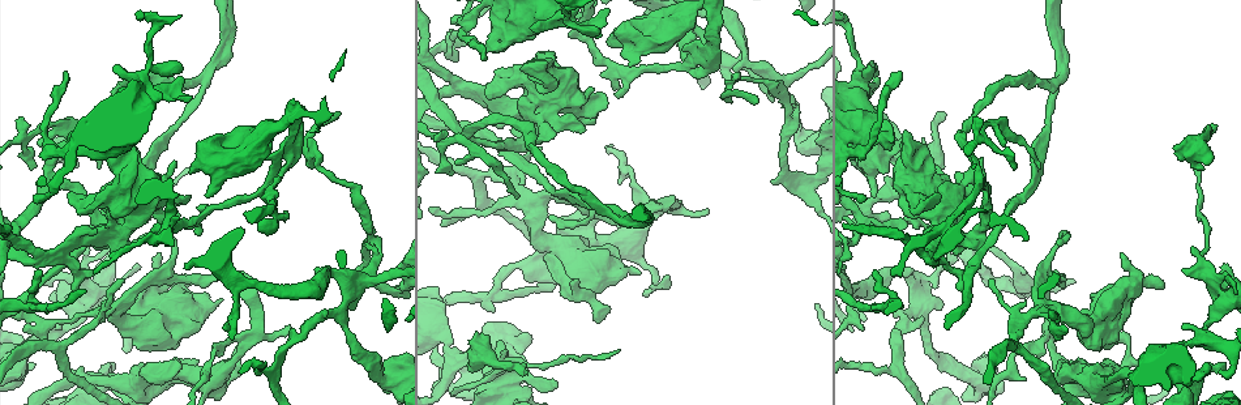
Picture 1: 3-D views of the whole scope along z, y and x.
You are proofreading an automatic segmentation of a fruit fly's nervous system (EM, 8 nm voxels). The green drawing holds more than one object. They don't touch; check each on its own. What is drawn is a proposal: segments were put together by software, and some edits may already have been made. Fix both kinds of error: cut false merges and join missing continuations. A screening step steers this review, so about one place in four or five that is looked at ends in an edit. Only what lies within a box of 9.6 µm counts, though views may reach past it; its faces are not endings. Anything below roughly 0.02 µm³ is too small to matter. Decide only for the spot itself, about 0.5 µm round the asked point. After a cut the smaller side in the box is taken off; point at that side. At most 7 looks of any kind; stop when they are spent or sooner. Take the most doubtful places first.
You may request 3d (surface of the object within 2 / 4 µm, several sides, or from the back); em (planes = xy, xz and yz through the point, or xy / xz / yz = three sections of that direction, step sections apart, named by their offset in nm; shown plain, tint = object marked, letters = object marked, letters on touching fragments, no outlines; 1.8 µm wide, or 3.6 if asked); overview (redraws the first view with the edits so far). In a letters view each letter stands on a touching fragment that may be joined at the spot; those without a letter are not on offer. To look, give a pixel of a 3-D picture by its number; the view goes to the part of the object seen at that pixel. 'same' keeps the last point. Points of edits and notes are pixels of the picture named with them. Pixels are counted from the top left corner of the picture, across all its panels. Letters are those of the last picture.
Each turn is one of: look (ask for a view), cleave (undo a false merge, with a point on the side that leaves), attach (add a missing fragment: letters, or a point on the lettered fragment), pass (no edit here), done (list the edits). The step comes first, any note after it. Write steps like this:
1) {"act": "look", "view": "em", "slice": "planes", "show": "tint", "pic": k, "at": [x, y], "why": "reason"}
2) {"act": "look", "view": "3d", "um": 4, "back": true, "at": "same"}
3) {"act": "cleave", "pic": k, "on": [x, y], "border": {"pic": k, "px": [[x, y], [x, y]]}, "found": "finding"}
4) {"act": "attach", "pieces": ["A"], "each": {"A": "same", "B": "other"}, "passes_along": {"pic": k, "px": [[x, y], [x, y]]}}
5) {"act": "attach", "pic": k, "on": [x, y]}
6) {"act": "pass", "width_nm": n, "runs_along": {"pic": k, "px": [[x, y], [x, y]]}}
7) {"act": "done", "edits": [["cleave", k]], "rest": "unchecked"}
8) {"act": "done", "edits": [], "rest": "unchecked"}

{"act": "look", "view": "em", "slice": "xy", "step": 16, "show": "tint", "pic": 1, "at": [436, 71], "why": "four arms meet"}

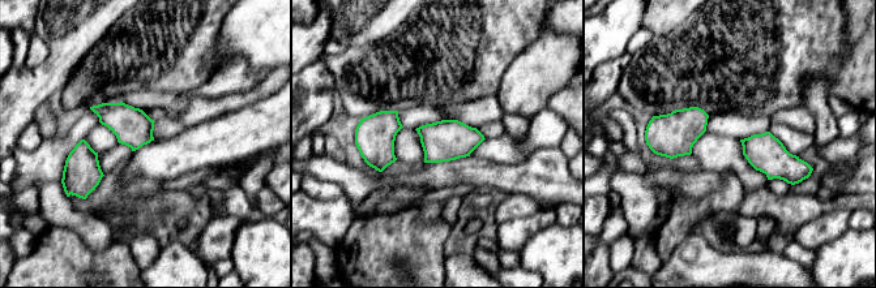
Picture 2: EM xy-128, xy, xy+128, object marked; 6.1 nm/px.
{"act": "look", "view": "em", "slice": "planes", "show": "letters", "at": "same", "why": "cut it another way"}

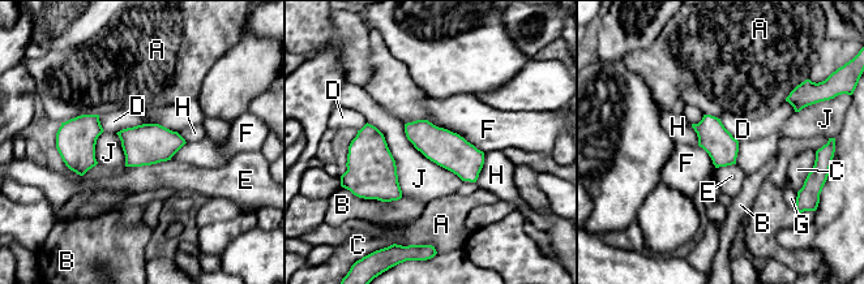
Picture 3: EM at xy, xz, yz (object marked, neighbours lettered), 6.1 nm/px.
{"act": "pass", "each": {"A": "other", "B": "other", "C": "other", "D": "other", "E": "other", "F": "other", "G": "other", "H": "other", "J": "other"}, "found": "one cell here"}

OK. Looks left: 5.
{"act": "look", "view": "em", "slice": "yz", "step": 4, "show": "tint", "pic": 1, "at": [100, 219]}

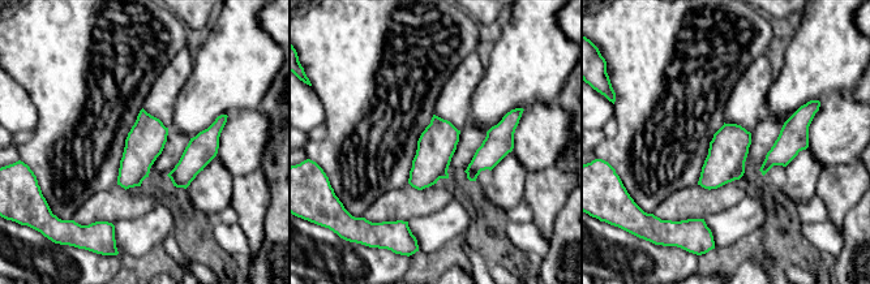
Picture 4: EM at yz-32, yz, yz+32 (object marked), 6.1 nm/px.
{"act": "look", "view": "em", "slice": "yz", "step": 4, "show": "letters", "at": "same"}

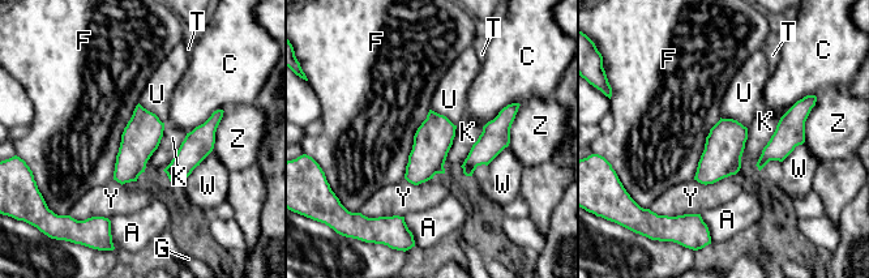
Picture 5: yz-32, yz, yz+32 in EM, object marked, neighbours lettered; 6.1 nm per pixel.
{"act": "pass", "longest_contact_nm": ["F", 500], "each": {"A": "other", "C": "other", "F": "other", "G": "other", "K": "other", "T": "other", "U": "other", "W": "other", "Y": "other", "Z": "other"}, "border": {"pic": 5, "px": [[138, 103], [165, 123]]}, "found": "all the same cell"}

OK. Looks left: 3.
{"act": "look", "view": "em", "slice": "xz", "step": 8, "show": "letters", "pic": 1, "at": [164, 220]}

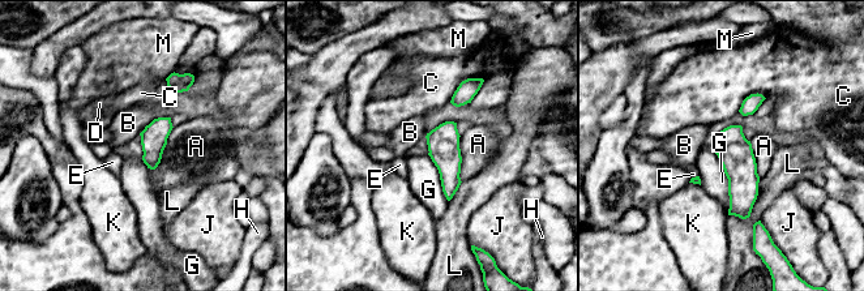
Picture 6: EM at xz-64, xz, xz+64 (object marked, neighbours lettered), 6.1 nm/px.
{"act": "pass", "each": {"A": "other", "B": "other", "C": "other", "D": "other", "E": "other", "G": "other", "H": "other", "J": "other", "K": "other", "L": "other", "M": "other"}, "border": {"pic": 6, "px": [[714, 152], [727, 179], [728, 209]]}, "found": "one cell here"}

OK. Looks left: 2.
{"act": "done", "edits": [], "rest": "unchecked"}

